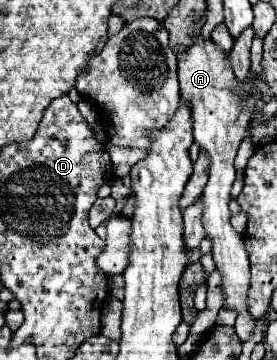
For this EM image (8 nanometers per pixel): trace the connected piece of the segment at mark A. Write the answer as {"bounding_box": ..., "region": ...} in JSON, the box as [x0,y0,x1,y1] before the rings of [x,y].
{"bounding_box":[178,17,258,341],"region":[[[202,17],[194,25],[194,33],[198,41],[178,57],[178,79],[180,79],[180,93],[184,101],[192,105],[192,119],[194,119],[194,143],[210,157],[210,179],[204,187],[200,197],[202,201],[202,225],[206,231],[206,239],[212,241],[212,257],[216,263],[216,271],[222,277],[222,293],[224,293],[224,309],[232,309],[238,313],[236,317],[236,335],[240,341],[248,341],[256,329],[258,319],[250,317],[248,311],[248,289],[250,289],[250,265],[248,253],[244,247],[244,235],[240,235],[230,225],[230,189],[234,183],[234,157],[240,147],[240,141],[246,137],[250,115],[254,109],[252,99],[238,97],[236,91],[236,77],[228,63],[228,55],[222,53],[218,45],[200,37],[200,29],[206,17]]]}

